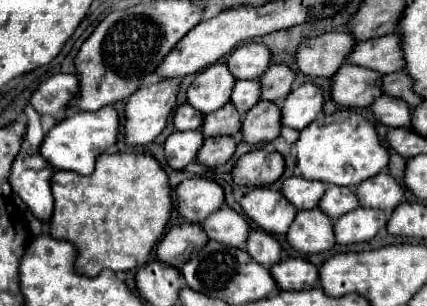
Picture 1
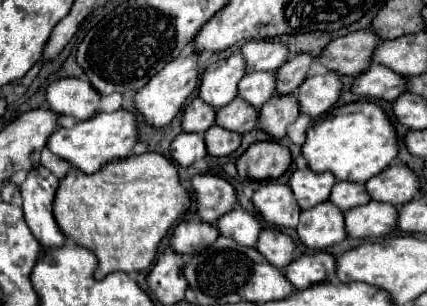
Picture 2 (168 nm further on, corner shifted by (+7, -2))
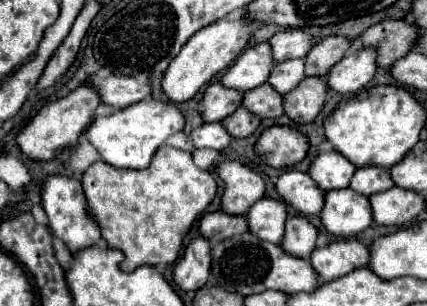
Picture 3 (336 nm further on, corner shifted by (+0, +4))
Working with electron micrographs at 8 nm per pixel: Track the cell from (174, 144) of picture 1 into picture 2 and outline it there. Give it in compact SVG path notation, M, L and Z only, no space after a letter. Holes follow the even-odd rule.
M179 134L173 142L171 142L171 156L175 162L179 162L181 166L191 166L195 160L201 160L207 156L207 146L203 136L199 134Z

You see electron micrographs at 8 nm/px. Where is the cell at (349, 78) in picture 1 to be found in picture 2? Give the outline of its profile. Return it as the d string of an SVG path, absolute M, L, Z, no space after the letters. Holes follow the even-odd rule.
M371 64L369 72L357 76L353 84L355 94L387 102L397 100L405 90L407 90L407 76L401 76L383 64Z

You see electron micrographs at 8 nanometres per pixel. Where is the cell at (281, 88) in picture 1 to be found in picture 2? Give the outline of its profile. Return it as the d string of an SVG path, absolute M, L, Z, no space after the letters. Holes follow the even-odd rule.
M297 54L277 70L277 94L293 94L295 88L307 78L307 70L313 64L311 54Z

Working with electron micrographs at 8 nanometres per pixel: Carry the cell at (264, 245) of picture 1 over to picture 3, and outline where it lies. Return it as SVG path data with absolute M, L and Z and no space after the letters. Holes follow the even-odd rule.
M292 216L286 220L284 238L280 242L282 250L290 256L308 260L316 246L316 228L304 216Z

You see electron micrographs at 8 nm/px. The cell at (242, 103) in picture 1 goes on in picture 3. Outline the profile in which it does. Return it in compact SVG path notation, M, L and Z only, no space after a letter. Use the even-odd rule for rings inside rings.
M288 60L272 68L272 74L268 76L266 84L280 90L280 94L288 94L302 78L304 78L304 60Z

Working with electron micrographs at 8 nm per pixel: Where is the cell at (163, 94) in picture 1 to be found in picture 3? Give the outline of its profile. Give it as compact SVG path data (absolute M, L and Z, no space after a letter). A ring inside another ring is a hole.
M222 18L210 26L206 26L204 30L198 30L180 50L180 54L170 62L170 66L166 68L164 76L162 76L162 92L166 94L166 98L174 104L182 104L190 98L196 96L196 92L216 74L220 74L224 68L228 68L234 58L246 48L248 38L254 32L254 24L246 18Z

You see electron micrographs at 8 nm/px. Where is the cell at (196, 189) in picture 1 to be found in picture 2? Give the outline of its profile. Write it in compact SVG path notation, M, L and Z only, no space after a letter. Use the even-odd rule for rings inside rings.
M197 174L191 180L191 186L197 196L197 210L203 222L217 222L223 214L237 206L235 188L221 176Z

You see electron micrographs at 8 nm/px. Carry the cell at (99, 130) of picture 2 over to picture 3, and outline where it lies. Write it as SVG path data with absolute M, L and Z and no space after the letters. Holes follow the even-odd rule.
M146 98L110 116L96 118L92 124L88 124L84 136L98 150L98 154L106 164L114 168L144 168L150 164L156 148L162 146L162 142L168 136L180 132L182 128L184 128L184 116L174 104Z

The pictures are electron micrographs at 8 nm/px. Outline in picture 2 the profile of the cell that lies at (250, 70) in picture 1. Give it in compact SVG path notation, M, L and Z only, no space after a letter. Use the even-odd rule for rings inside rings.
M251 40L241 48L245 62L247 62L247 72L257 72L257 70L279 70L287 58L289 58L289 48L281 42L267 42L267 40Z

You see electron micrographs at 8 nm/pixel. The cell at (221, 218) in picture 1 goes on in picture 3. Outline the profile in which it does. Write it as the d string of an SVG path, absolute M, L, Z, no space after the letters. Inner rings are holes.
M262 198L256 202L246 216L248 230L260 240L280 244L286 222L286 204L272 198Z

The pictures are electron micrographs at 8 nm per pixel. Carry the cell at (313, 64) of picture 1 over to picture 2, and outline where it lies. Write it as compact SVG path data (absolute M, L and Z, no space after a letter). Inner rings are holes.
M371 30L351 32L335 38L321 52L321 64L343 76L359 76L371 66L371 56L381 38Z

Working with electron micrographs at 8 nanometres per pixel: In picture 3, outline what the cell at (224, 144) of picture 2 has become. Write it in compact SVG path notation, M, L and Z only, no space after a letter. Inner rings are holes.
M238 108L234 114L222 120L222 126L232 134L232 138L248 138L260 124L260 118L250 114L246 108Z

